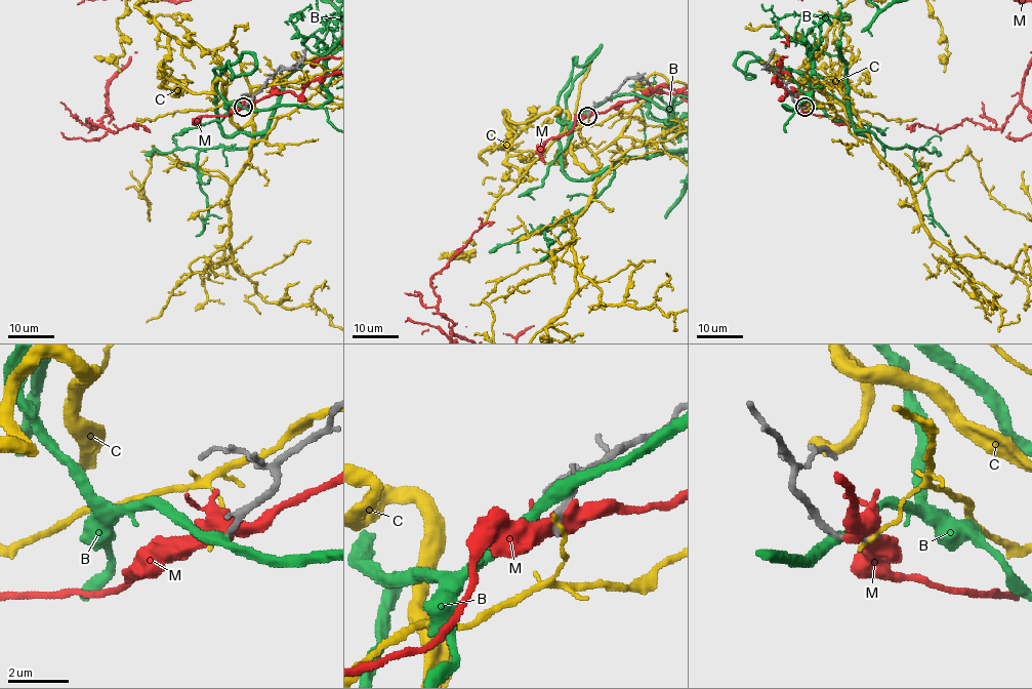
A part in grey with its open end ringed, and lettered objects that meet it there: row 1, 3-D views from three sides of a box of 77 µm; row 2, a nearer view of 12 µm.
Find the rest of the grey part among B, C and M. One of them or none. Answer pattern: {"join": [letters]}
{"join": []}

